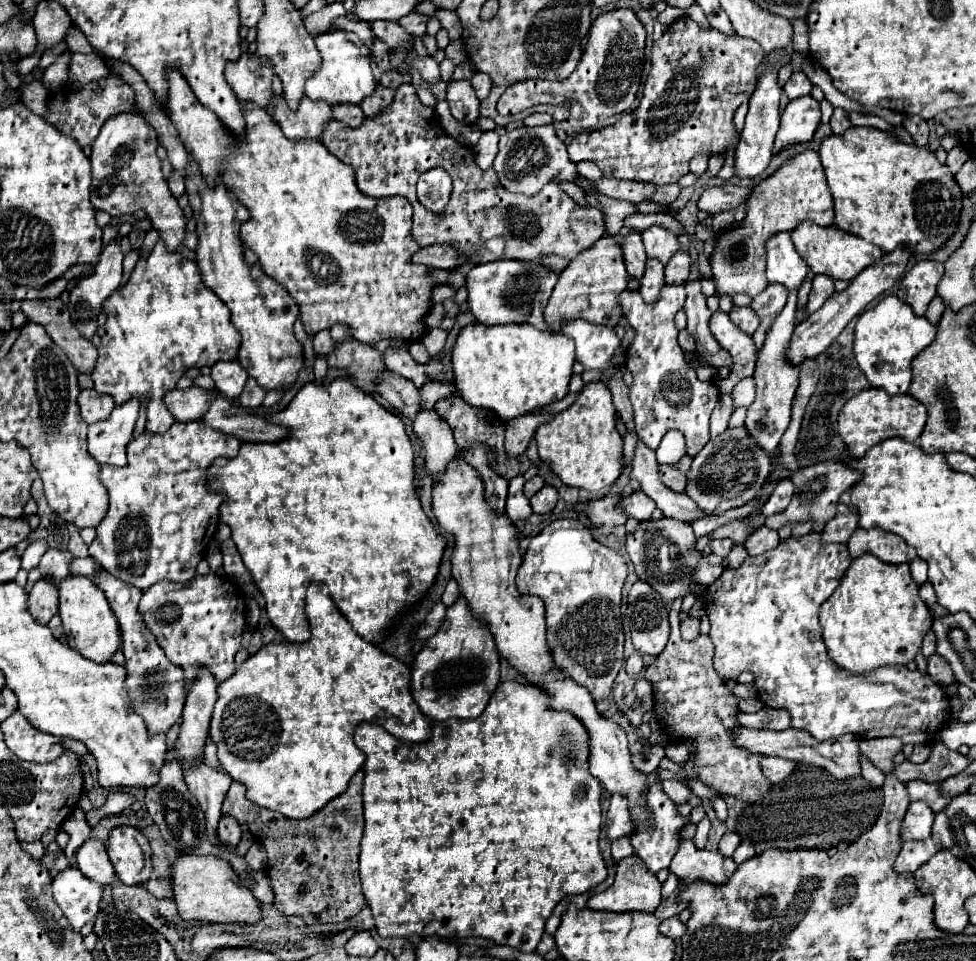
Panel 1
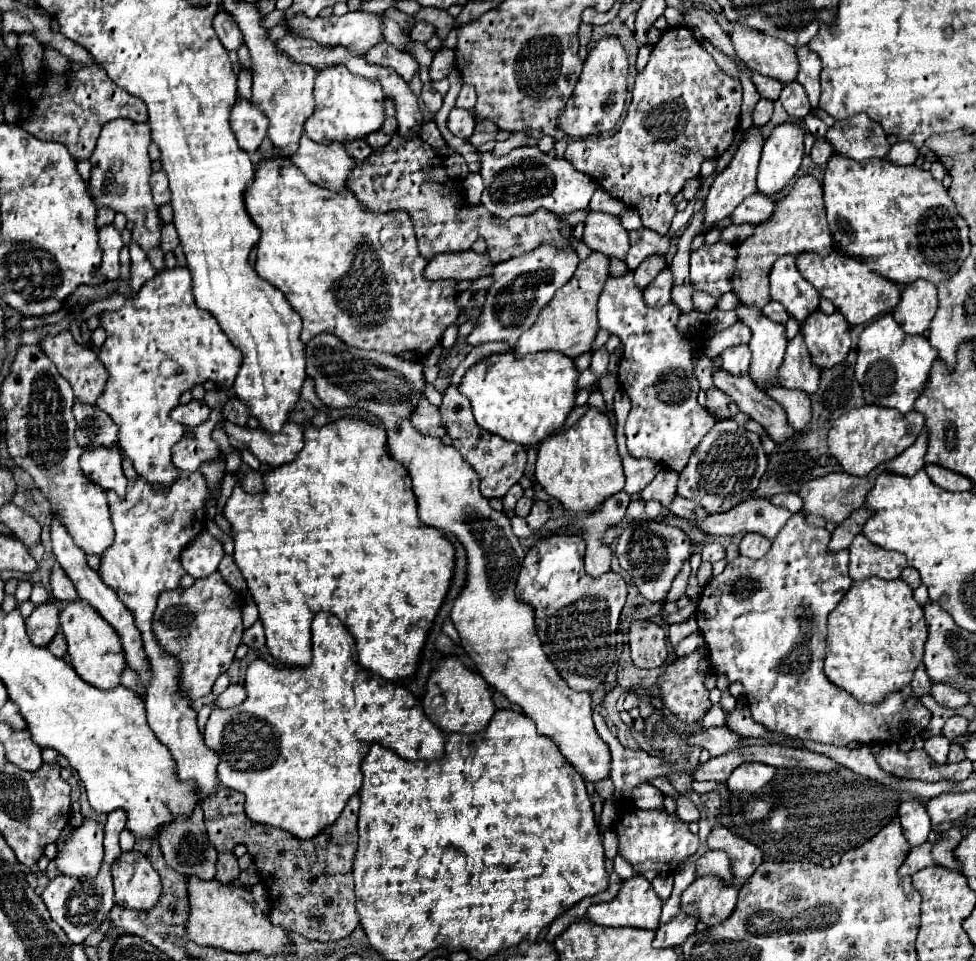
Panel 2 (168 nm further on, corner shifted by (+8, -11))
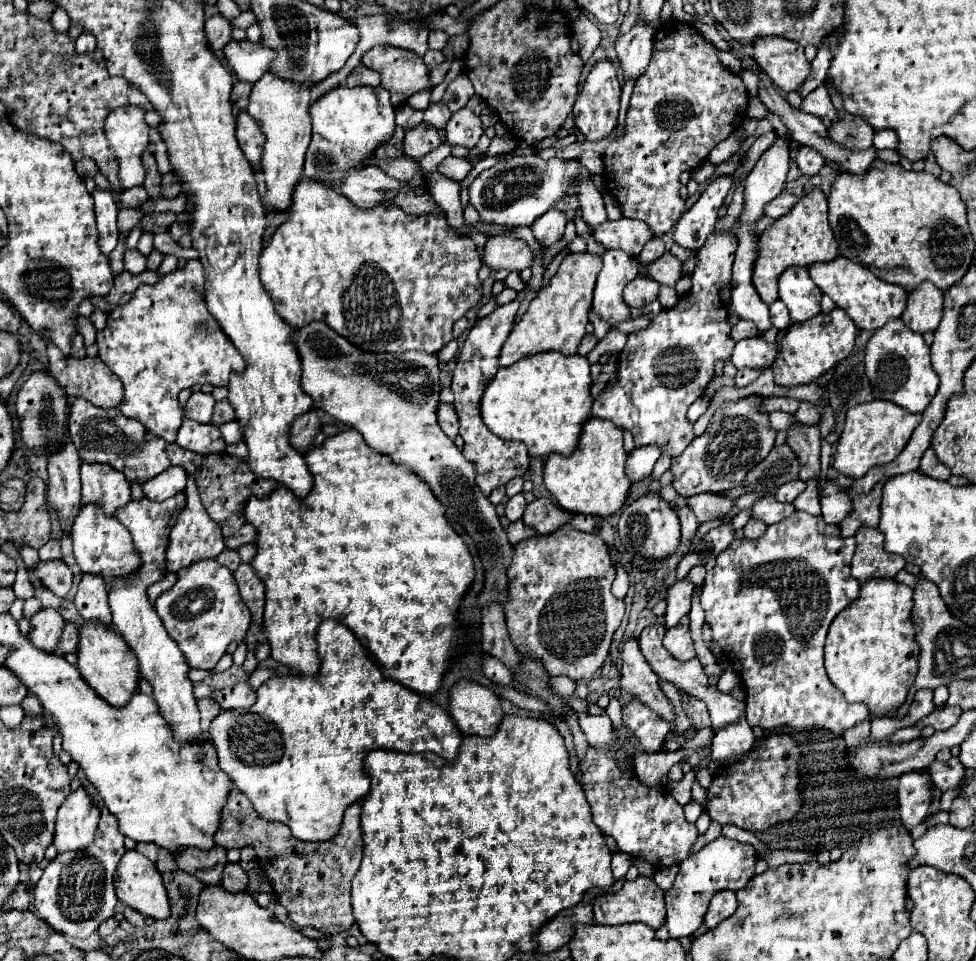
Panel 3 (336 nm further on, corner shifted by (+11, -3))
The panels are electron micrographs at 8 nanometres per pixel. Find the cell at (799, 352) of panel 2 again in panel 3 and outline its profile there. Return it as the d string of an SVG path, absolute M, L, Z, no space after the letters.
M808 480L808 486L804 490L804 494L800 494L800 498L796 498L794 508L800 512L808 512L812 516L820 514L820 502L818 502L818 484Z

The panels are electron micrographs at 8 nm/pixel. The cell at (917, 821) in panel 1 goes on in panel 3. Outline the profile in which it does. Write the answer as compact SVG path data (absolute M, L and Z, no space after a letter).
M924 772L902 774L898 786L898 802L902 822L908 830L922 824L924 818L928 816L928 808L932 802L932 786L928 774Z

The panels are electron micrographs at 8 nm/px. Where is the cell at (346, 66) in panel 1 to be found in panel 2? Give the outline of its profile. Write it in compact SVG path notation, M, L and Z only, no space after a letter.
M325 66L317 70L315 78L315 112L305 122L305 132L317 140L353 140L365 138L367 134L379 130L385 120L383 112L383 90L379 84L371 84L365 78L357 78L347 70L347 66Z

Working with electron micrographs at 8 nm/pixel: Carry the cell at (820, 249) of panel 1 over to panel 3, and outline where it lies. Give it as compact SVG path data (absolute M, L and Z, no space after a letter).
M838 256L836 260L824 262L820 266L810 266L808 270L810 270L810 276L814 278L814 284L826 296L830 296L838 308L848 312L860 330L874 332L874 330L882 328L886 322L900 318L902 312L906 310L908 292L902 286L892 286L888 282L880 282L880 278L876 278L868 268L848 260L844 256Z

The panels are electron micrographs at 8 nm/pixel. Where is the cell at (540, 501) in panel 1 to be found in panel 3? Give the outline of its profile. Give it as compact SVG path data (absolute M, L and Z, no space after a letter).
M536 498L524 510L524 524L534 528L538 534L554 534L558 528L568 524L572 518L570 512L558 508L550 498Z

